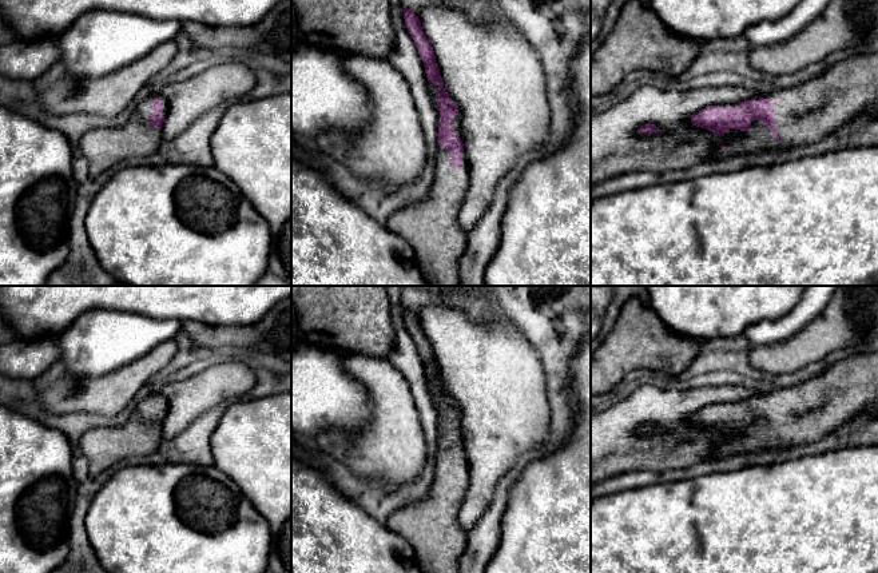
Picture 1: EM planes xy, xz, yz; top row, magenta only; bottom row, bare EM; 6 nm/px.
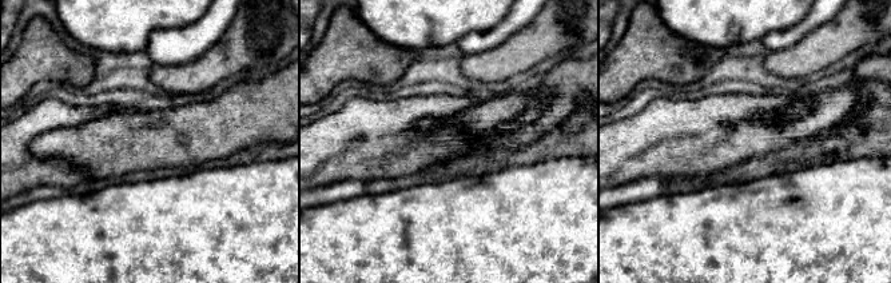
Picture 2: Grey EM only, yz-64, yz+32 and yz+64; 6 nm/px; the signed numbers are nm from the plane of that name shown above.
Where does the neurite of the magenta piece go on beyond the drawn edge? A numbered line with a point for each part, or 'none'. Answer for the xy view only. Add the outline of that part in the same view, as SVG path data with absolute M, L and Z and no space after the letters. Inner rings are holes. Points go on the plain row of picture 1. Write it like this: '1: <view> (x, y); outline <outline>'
1: xy (104, 446); outline M156 389L138 403L134 417L126 425L94 427L80 437L79 447L88 461L90 477L96 477L131 455L150 455L158 450L163 438L162 427L150 425L150 417L155 410L154 398L162 401L166 417L167 399Z

